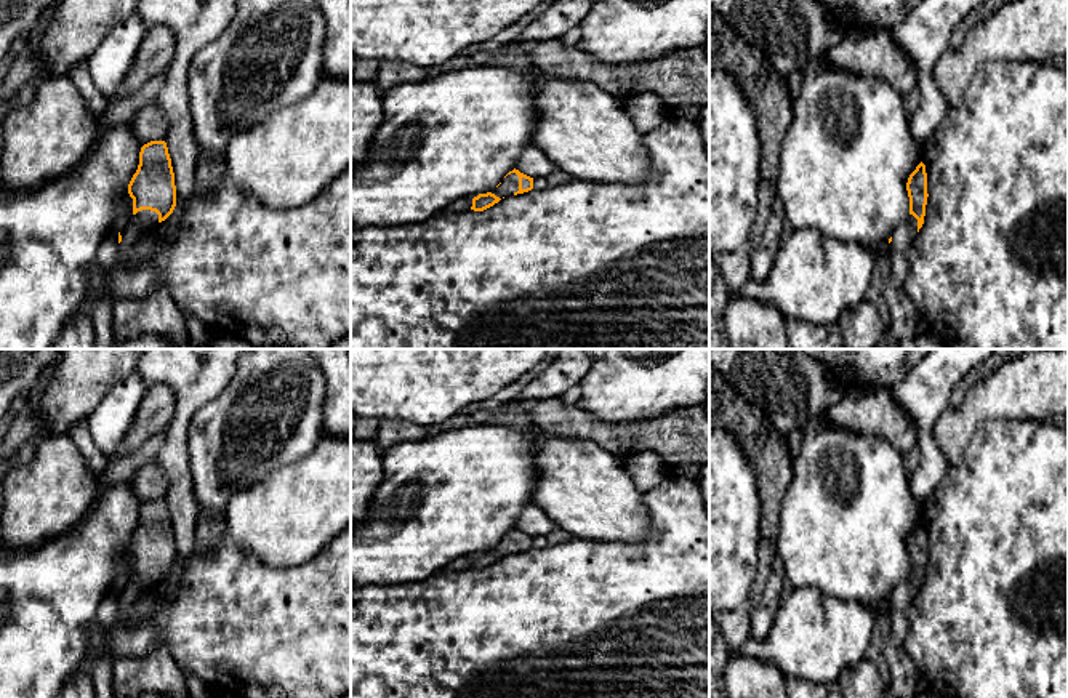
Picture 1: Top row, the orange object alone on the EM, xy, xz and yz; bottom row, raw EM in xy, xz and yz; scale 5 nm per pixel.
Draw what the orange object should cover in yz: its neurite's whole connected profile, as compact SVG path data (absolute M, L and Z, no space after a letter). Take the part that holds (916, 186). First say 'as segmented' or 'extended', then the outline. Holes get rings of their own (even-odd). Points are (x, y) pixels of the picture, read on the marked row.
extended; M922 162L909 174L906 191L909 197L909 216L889 239L890 256L887 261L889 274L884 285L884 298L890 311L890 325L877 349L897 349L897 344L903 338L933 331L905 291L905 279L909 271L908 251L913 239L924 224L929 197L927 173Z

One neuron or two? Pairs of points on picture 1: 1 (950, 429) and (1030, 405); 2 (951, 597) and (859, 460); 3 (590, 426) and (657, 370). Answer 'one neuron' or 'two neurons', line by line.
1: one neuron
2: two neurons
3: two neurons

